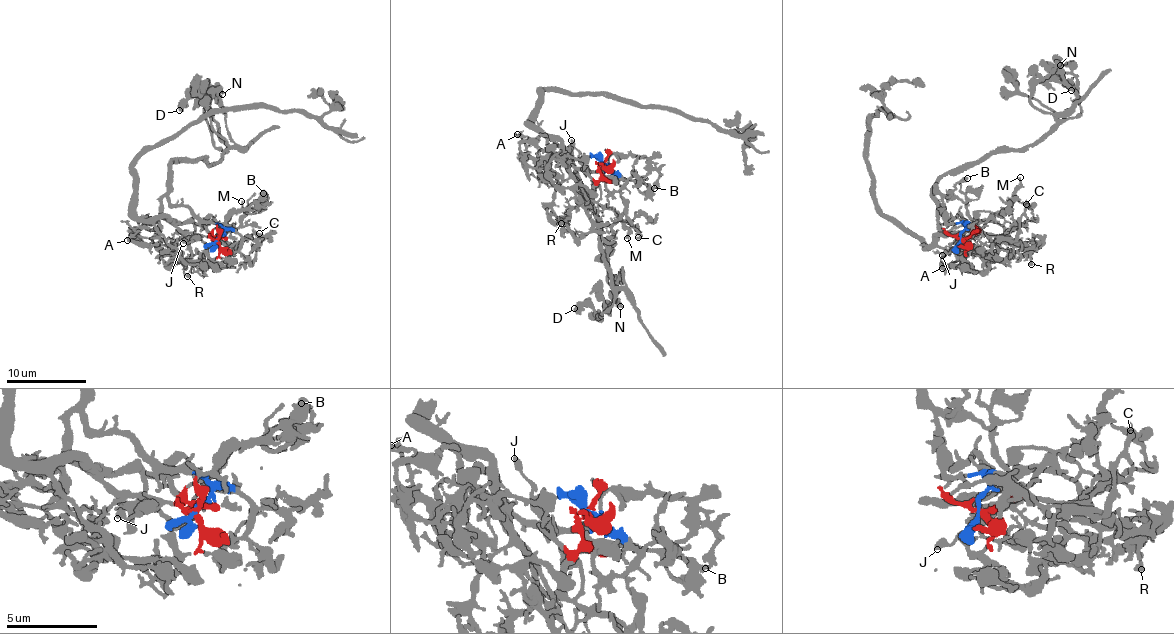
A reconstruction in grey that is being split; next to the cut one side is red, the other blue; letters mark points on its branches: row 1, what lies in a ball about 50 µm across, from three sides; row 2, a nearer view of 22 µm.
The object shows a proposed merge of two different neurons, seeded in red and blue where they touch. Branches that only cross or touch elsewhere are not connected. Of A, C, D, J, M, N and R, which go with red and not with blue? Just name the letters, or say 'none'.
A, J, M, R

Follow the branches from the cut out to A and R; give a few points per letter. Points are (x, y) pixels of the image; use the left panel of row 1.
A: (216, 240), (200, 224), (190, 219), (181, 223), (164, 217), (156, 220), (155, 229), (145, 222), (127, 241)
R: (216, 240), (208, 228), (197, 226), (189, 244), (191, 258), (184, 270), (186, 276)

